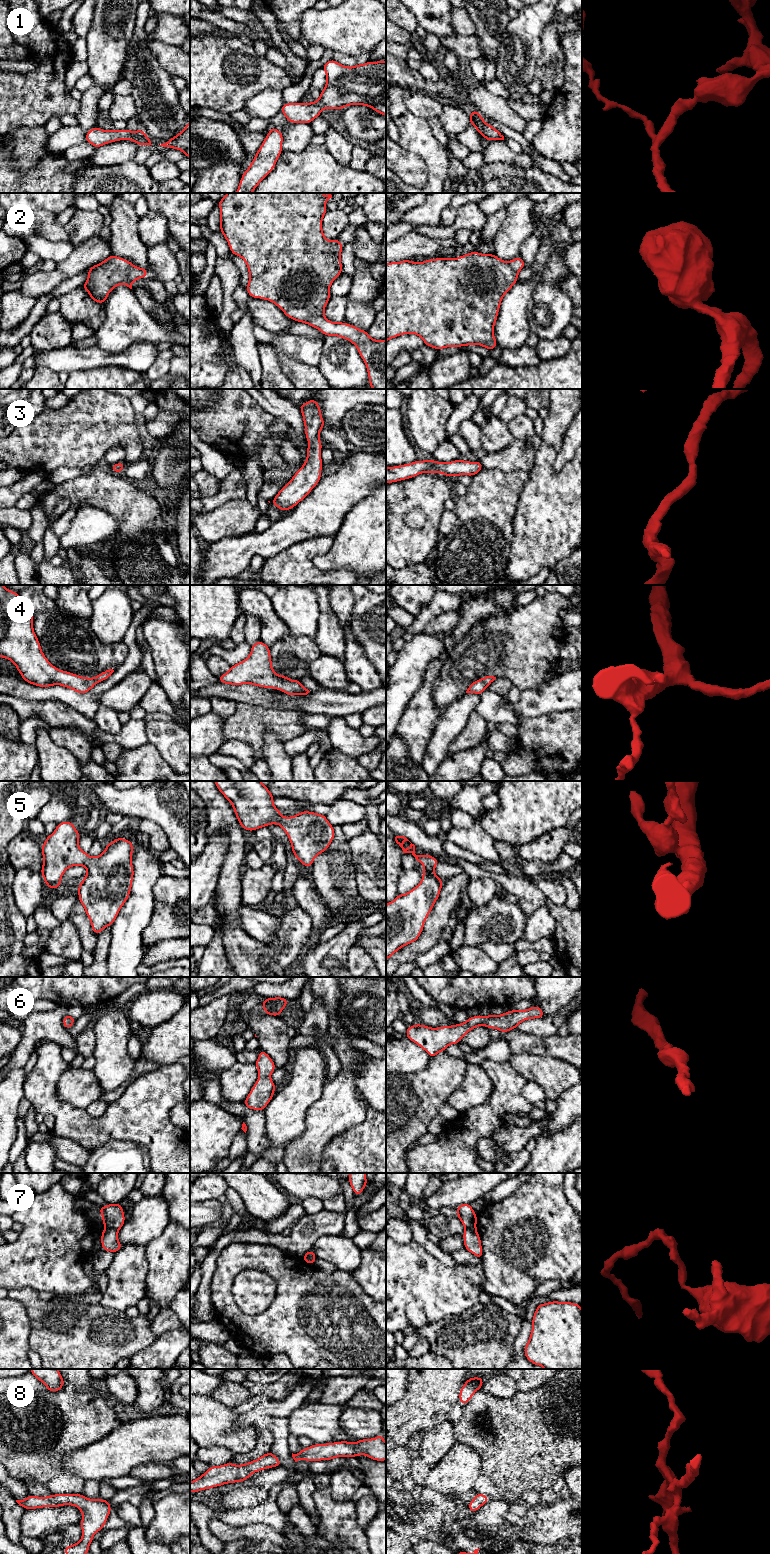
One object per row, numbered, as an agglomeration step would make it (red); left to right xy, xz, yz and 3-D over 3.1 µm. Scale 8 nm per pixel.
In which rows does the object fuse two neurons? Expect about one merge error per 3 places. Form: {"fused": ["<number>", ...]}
{"fused": ["7"]}

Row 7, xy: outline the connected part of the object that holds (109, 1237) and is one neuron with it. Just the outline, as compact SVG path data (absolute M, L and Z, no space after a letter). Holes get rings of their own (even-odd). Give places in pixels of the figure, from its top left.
M106 1228L101 1233L102 1250L116 1253L123 1245L118 1241L118 1231Z

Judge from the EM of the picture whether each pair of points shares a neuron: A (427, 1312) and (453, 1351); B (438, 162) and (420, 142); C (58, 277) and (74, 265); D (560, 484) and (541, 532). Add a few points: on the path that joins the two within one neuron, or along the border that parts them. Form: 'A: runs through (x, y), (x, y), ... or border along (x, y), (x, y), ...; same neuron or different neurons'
A: border along (456, 1315), (446, 1315), (416, 1330); different neurons
B: runs through (435, 157), (425, 147); same neuron
C: border along (57, 268), (66, 277); different neurons
D: runs through (560, 496), (560, 511), (552, 520); same neuron

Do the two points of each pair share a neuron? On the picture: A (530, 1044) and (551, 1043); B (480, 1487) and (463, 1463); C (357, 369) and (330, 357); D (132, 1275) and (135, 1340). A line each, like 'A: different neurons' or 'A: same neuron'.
A: same neuron
B: different neurons
C: same neuron
D: different neurons

